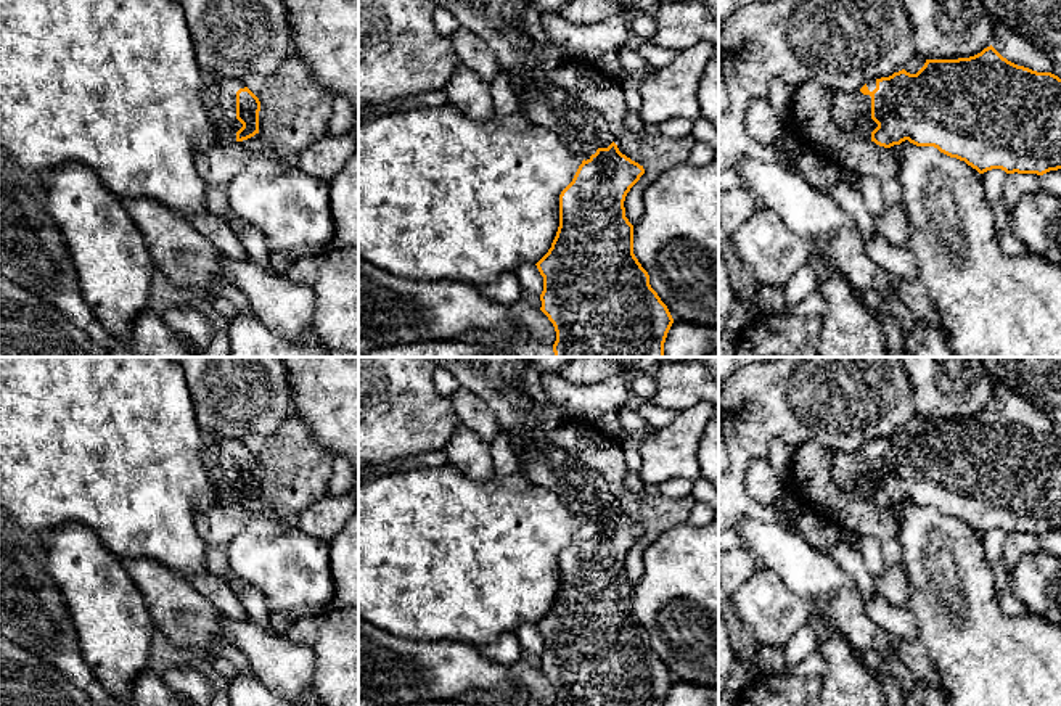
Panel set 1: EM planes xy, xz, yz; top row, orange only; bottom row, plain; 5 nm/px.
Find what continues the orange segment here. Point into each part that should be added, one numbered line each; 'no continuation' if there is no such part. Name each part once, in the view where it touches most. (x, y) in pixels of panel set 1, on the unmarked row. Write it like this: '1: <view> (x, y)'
1: yz (852, 472)

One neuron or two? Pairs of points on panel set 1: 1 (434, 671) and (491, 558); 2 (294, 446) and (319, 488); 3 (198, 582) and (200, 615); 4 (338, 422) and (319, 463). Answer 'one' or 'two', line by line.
1: two
2: one
3: two
4: two

